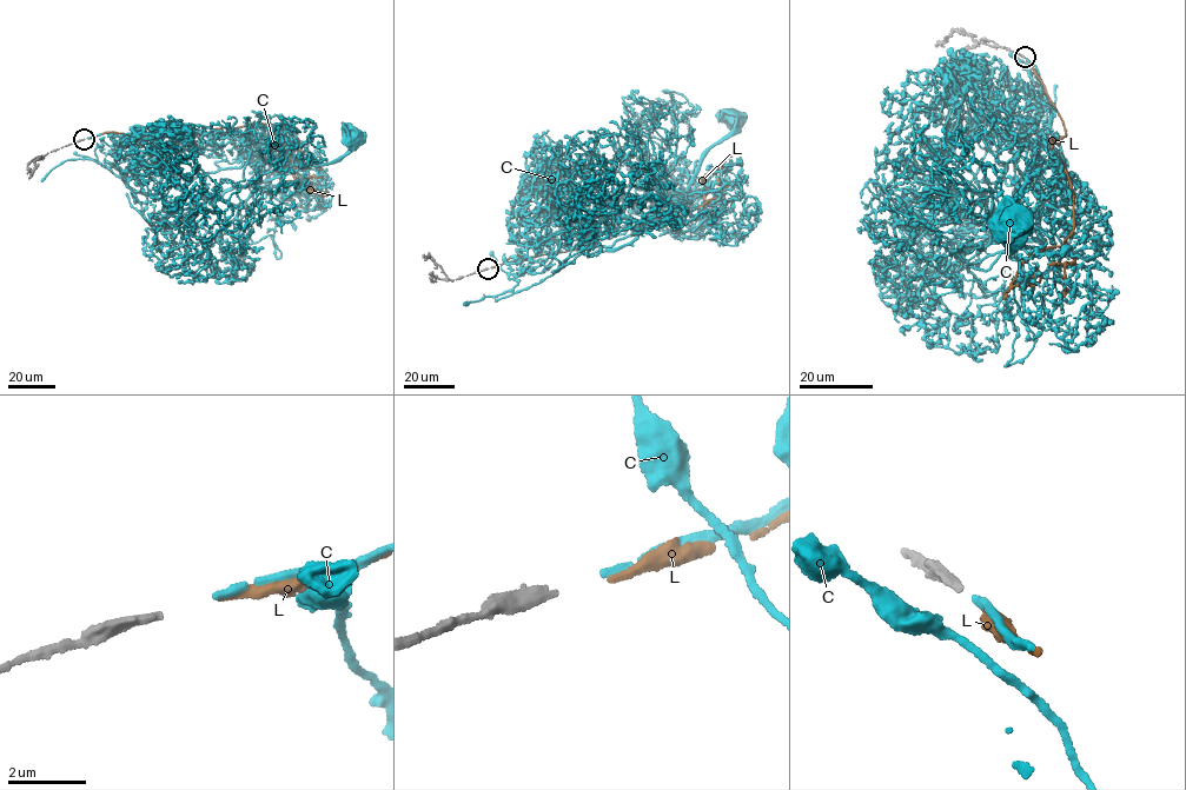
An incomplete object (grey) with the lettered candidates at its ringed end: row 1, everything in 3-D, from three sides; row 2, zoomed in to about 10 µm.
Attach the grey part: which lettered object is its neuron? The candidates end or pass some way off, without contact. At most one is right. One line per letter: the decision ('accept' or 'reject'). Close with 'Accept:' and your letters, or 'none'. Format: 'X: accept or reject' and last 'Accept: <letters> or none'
C: accept
L: reject
Accept: C

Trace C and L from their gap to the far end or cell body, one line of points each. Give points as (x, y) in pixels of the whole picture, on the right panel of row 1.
C: (1026, 58), (1046, 95), (1027, 140), (1044, 194), (1031, 239), (1046, 251), (1011, 253), (1016, 227)
L: (1026, 59), (1064, 121), (1052, 153), (1073, 198), (1073, 233), (1020, 265), (1012, 285), (1033, 277)

